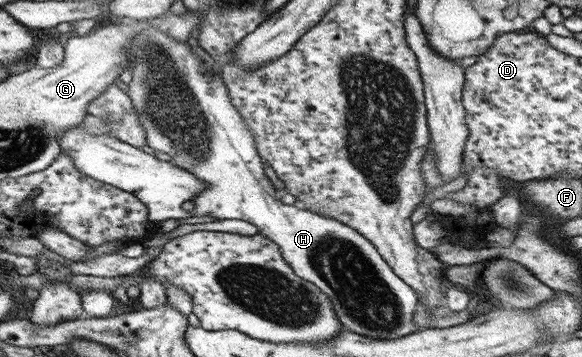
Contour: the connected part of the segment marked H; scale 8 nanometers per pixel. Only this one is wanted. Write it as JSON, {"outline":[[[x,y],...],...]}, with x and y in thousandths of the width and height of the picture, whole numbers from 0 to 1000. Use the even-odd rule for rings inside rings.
{"outline":[[[256,73],[229,101],[218,154],[225,224],[216,235],[216,263],[223,272],[239,345],[247,356],[251,406],[282,431],[296,465],[326,482],[351,515],[351,529],[325,563],[333,585],[316,602],[354,605],[369,616],[405,613],[436,630],[443,653],[478,686],[488,734],[512,779],[536,793],[550,821],[560,826],[560,838],[570,849],[577,896],[608,936],[646,952],[677,952],[722,922],[710,899],[718,854],[713,821],[674,762],[641,683],[577,616],[533,594],[510,571],[491,577],[479,566],[476,535],[454,490],[436,389],[411,314],[395,291],[387,235],[375,210],[352,193],[347,168],[326,146],[320,115],[306,118],[284,90]]]}

